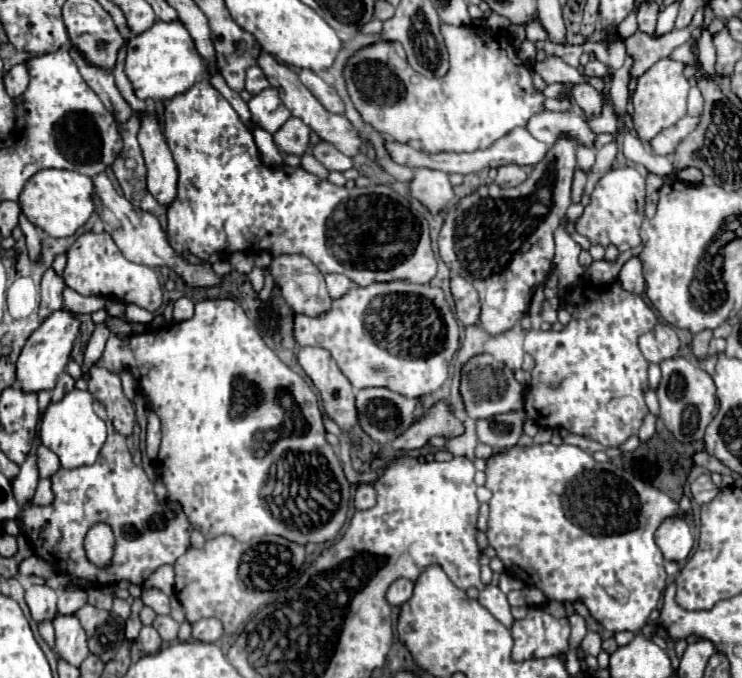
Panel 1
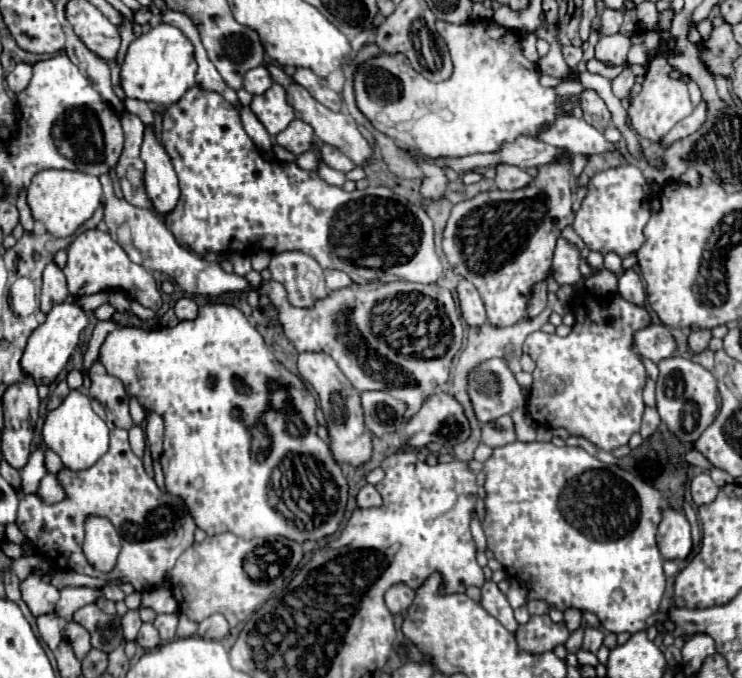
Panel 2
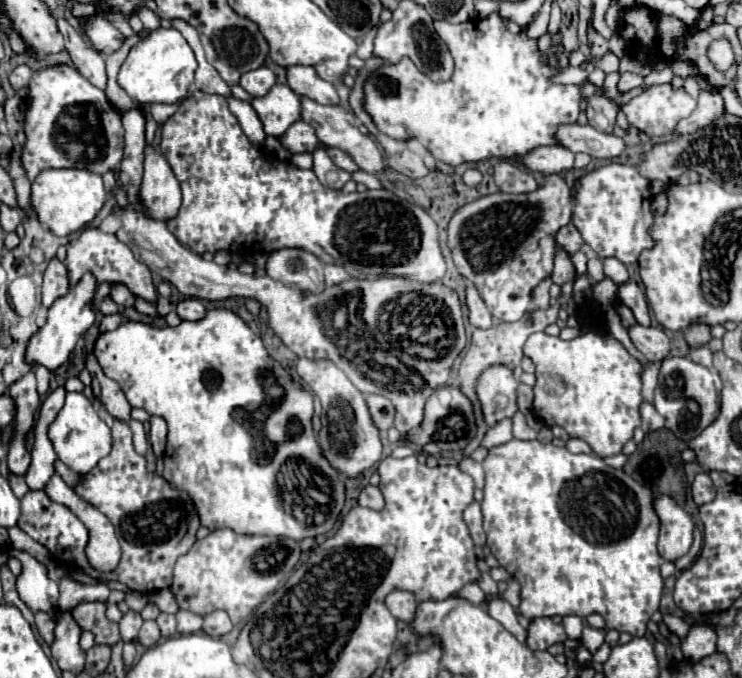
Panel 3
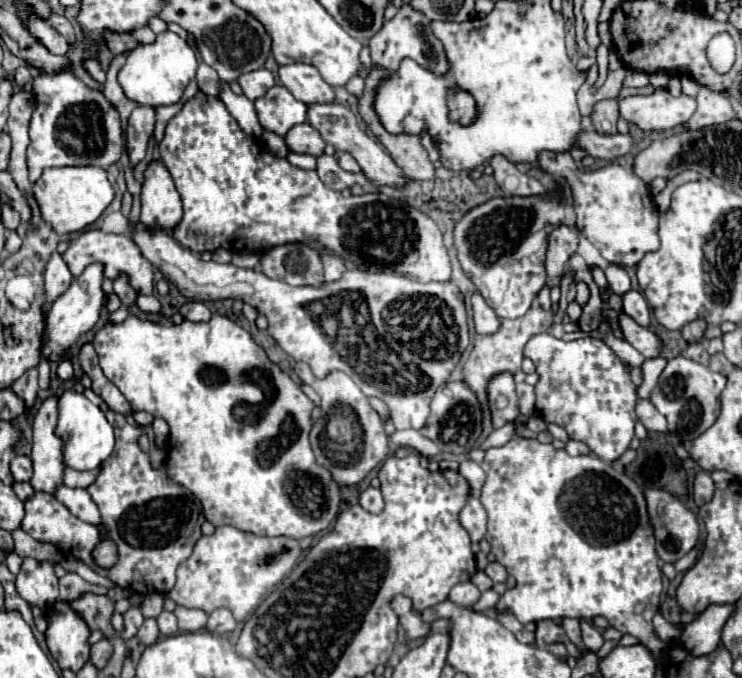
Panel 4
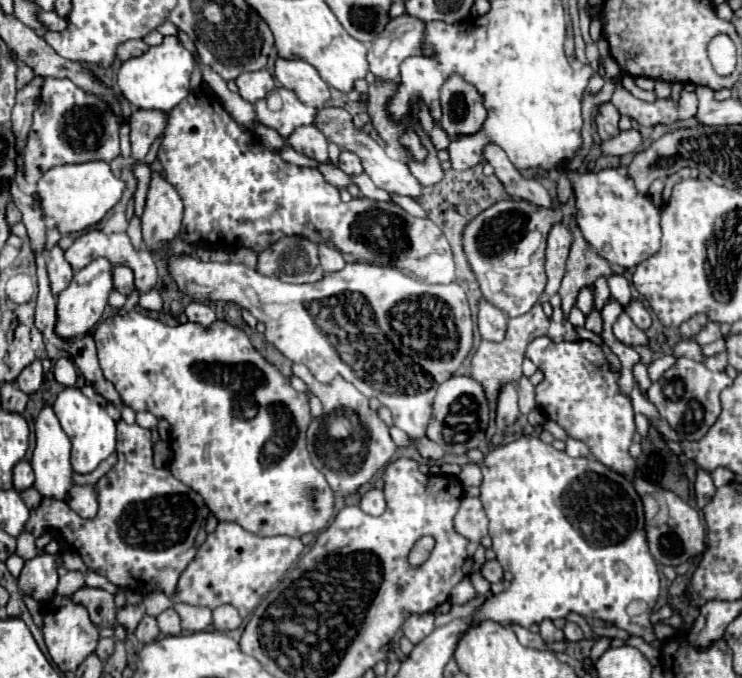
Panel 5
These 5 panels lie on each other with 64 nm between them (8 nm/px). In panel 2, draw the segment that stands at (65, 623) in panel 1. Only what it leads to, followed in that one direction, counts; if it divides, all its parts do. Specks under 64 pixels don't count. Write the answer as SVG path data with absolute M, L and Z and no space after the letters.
M72 620L72 622L66 622L66 624L62 626L60 634L62 634L64 642L74 650L74 654L76 654L78 660L82 660L82 656L86 656L88 650L92 648L92 646L90 646L90 636L88 636L88 632L86 632L80 624L76 624L74 620Z

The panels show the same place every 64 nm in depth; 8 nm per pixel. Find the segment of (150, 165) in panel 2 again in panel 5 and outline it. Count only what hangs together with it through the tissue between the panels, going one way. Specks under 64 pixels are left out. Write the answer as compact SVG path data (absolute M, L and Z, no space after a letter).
M152 172L142 214L142 236L148 250L172 244L180 232L182 200L176 188L158 172Z

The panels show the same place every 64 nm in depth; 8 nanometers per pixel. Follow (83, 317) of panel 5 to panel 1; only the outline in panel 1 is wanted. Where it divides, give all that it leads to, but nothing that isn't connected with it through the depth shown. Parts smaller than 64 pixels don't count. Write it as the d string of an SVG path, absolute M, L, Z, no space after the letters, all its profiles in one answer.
M58 310L52 316L48 316L40 328L28 338L28 344L24 344L18 362L16 362L16 382L20 384L20 388L24 392L40 392L40 390L52 390L56 386L58 376L66 370L70 352L72 352L72 344L78 336L78 328L80 328L80 320L66 312L66 310Z

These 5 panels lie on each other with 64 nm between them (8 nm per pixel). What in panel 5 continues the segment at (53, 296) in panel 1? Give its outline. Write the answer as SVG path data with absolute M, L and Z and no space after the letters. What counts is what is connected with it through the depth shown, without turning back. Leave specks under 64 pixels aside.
M56 246L48 252L46 270L48 270L48 280L50 280L50 290L54 296L58 296L62 290L66 290L66 286L70 284L70 280L74 276L74 272L72 272L70 264L66 262L60 246Z

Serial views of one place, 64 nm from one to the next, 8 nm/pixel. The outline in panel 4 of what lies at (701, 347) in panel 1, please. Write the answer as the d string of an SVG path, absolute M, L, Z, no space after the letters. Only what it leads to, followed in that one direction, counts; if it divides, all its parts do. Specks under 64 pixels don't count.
M694 320L690 324L686 324L682 328L682 336L688 344L694 344L694 342L702 342L704 340L704 332L706 332L706 322L704 320Z

